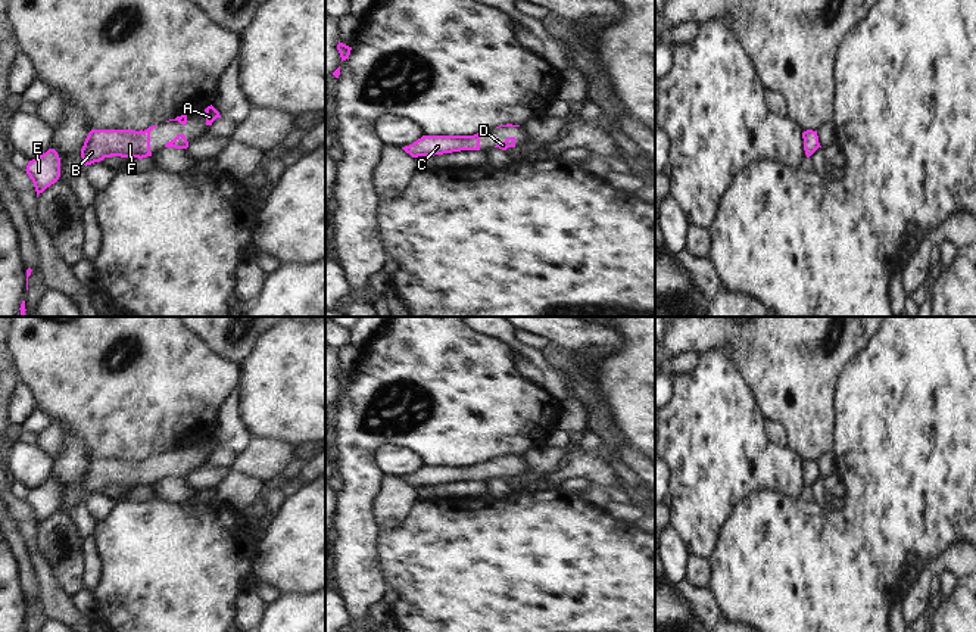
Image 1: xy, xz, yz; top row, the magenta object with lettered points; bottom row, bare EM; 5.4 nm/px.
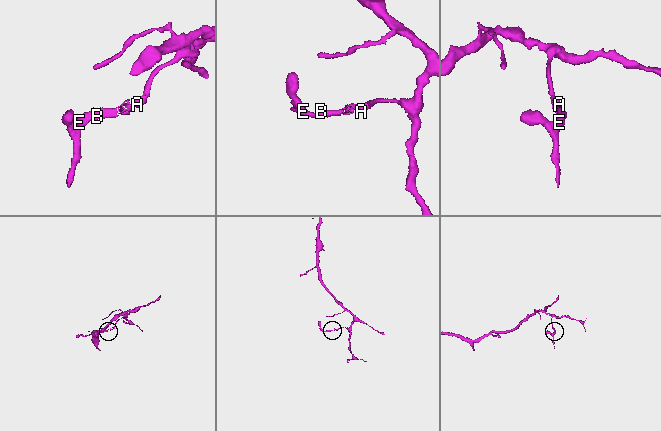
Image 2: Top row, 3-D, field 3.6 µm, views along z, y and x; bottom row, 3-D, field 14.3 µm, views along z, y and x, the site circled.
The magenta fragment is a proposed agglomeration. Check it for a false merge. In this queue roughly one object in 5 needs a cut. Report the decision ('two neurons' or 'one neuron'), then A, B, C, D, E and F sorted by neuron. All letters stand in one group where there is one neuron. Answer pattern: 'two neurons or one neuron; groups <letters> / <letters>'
one neuron; groups A B C D E F

